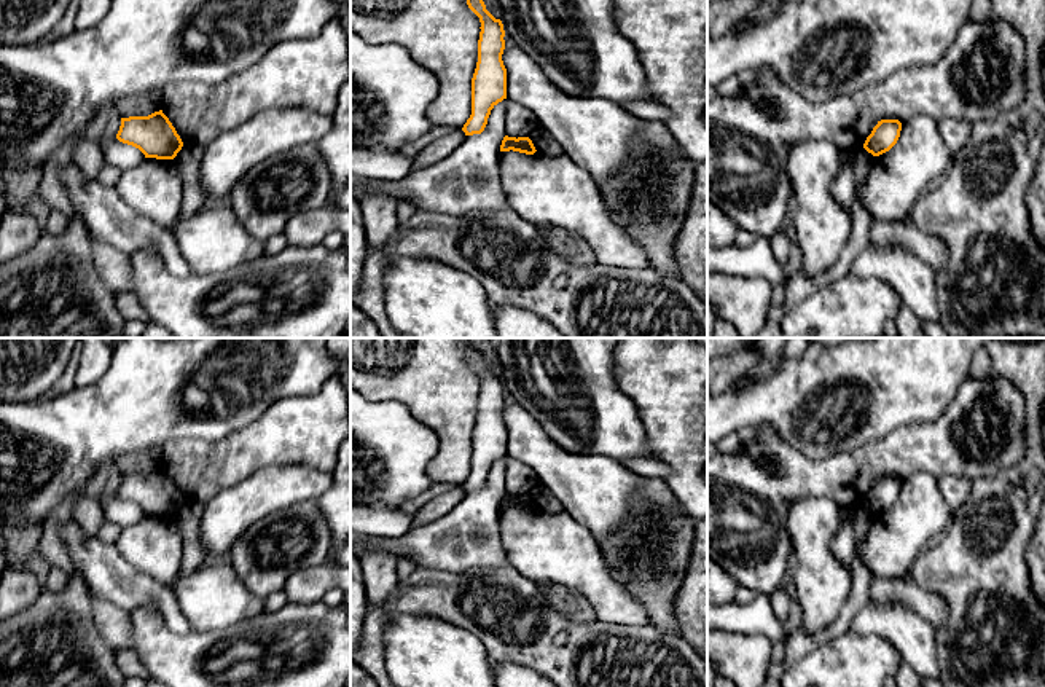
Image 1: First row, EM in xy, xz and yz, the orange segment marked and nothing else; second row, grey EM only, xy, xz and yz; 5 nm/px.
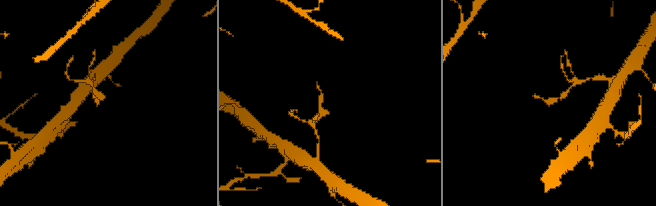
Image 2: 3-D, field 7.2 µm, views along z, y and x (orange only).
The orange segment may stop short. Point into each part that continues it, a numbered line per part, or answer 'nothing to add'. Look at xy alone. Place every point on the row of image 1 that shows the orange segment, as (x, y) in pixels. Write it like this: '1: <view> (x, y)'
nothing to add

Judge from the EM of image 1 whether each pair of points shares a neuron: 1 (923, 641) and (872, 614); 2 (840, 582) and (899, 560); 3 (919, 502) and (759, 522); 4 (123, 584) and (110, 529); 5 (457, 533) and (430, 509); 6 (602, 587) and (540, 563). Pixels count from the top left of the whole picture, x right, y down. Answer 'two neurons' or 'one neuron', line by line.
1: one neuron
2: two neurons
3: one neuron
4: two neurons
5: two neurons
6: one neuron

